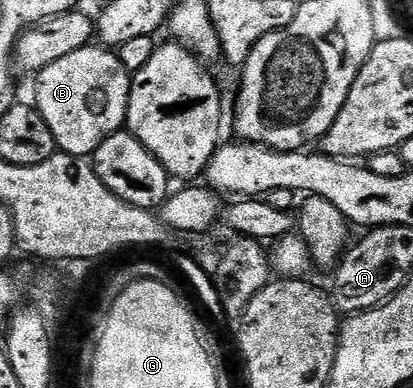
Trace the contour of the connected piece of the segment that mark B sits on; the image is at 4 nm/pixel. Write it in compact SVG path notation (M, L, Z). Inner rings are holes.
M89 44L78 48L78 52L70 52L70 56L62 56L62 60L54 60L40 73L35 75L36 111L46 120L50 132L54 132L57 147L63 153L73 154L75 158L88 158L95 155L100 145L112 134L121 133L128 120L128 101L132 91L132 80L128 70L122 64L119 53L99 44Z

